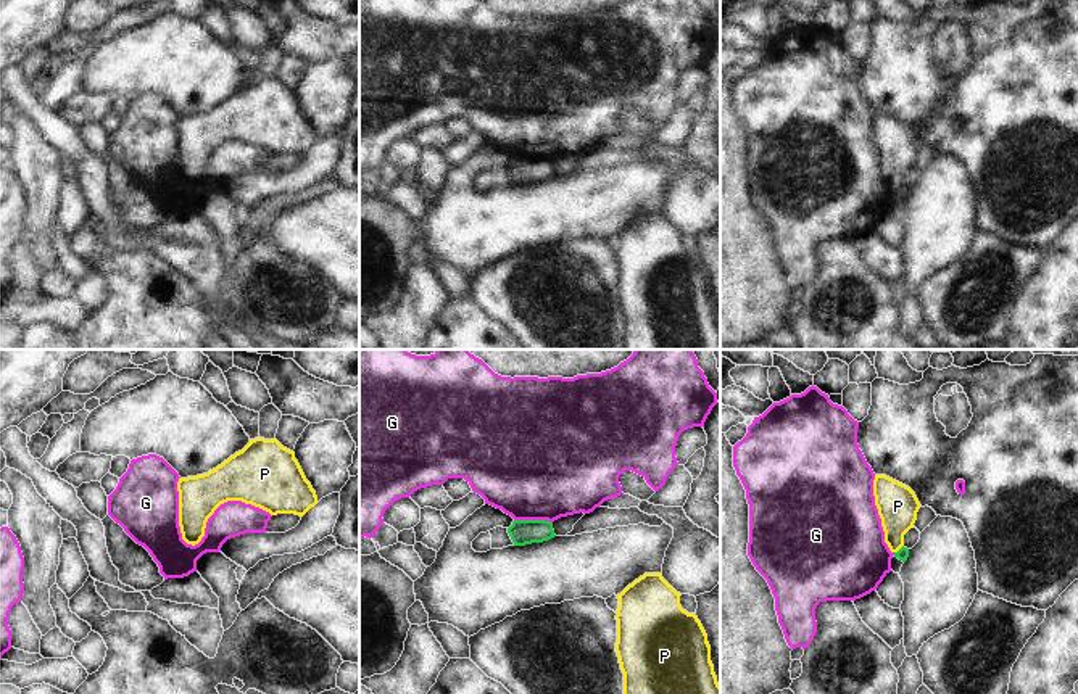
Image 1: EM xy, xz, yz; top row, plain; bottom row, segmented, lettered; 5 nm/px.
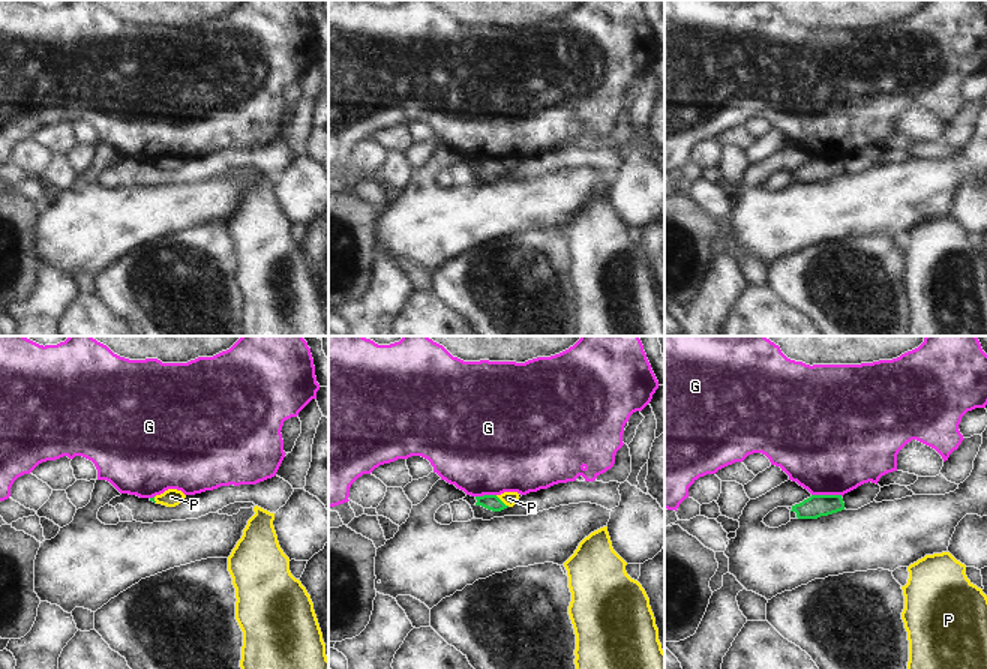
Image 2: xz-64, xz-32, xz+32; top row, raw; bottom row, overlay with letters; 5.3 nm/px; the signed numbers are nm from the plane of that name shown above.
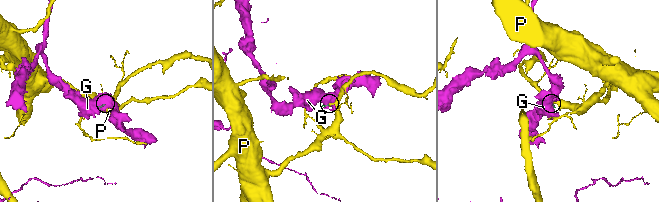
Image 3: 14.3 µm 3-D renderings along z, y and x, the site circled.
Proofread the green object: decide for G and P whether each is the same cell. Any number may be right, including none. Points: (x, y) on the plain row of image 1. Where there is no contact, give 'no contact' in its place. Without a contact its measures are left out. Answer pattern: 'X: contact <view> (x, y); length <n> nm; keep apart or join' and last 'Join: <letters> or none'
G: contact xz (534, 160); length 190 nm; keep apart
P: contact yz (899, 189); length 60 nm; keep apart
Join: none

